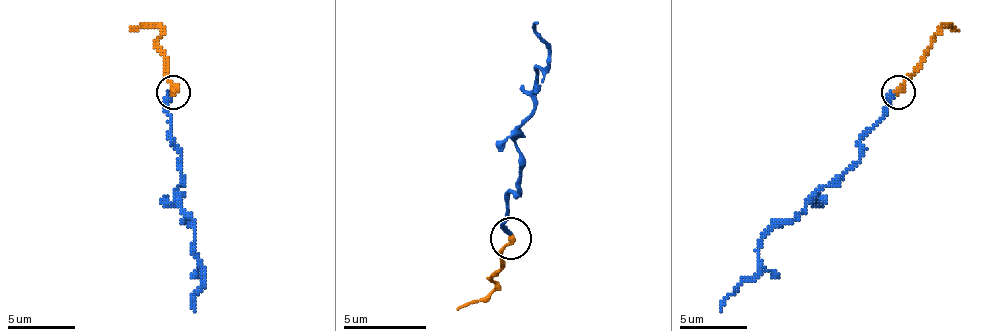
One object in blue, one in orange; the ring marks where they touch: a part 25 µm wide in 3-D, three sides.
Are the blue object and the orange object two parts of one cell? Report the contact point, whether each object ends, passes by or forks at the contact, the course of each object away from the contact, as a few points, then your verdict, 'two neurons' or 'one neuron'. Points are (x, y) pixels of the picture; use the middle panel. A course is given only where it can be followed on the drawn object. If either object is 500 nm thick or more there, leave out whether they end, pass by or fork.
place (511, 238); blue ends; orange ends; course blue (512, 237), (504, 225), (508, 196), (520, 191), (516, 125), (549, 63), (537, 21); course orange (512, 237), (491, 278), (495, 287), (458, 312); one neuron

